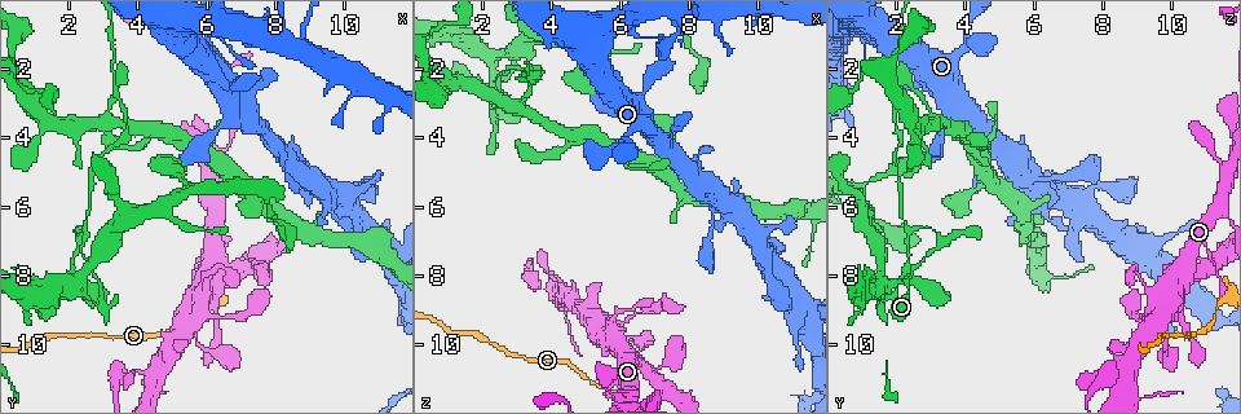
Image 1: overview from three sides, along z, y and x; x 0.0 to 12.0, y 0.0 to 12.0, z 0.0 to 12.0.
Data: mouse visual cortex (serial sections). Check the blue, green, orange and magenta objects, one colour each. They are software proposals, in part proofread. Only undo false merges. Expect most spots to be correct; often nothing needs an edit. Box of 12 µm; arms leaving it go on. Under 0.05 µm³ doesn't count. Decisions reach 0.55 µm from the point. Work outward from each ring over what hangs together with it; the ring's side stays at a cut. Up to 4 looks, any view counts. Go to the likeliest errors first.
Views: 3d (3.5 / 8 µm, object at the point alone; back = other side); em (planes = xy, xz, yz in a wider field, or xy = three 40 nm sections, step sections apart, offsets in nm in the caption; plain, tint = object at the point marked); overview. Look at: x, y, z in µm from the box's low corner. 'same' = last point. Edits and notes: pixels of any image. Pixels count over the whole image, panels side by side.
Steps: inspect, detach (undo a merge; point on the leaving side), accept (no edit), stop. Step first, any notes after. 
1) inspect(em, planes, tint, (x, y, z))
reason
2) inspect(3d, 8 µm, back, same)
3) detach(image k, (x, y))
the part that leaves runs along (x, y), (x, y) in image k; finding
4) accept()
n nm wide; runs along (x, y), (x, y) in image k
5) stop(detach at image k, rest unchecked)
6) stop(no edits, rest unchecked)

inspect(3d, 8 µm, (2.3, 7.0, 3.3))
a fork

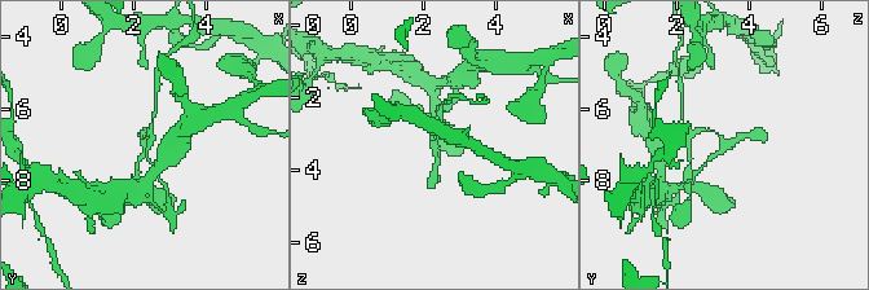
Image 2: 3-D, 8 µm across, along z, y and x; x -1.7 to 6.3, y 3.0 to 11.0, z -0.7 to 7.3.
inspect(em, xy, step 1, tint, (2.3, 7.1, 3.3))

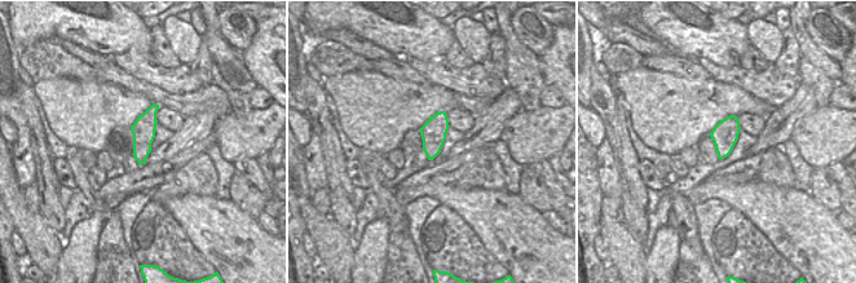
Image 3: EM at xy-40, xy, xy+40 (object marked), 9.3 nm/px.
accept()
all the same cell

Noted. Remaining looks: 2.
inspect(3d, 3.5 µm, (2.9, 8.9, 1.6))
sharp bend

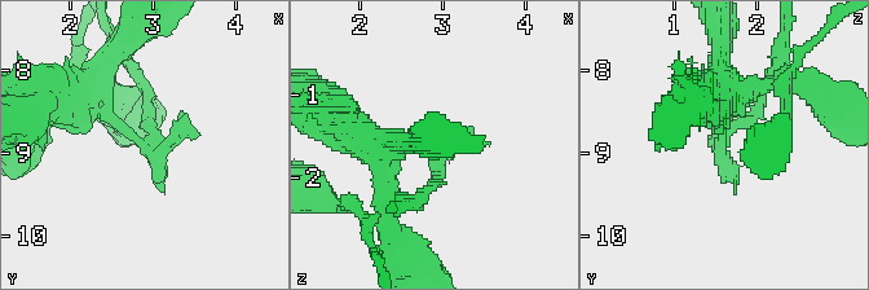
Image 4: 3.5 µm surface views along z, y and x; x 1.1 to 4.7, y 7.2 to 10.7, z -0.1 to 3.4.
inspect(em, xy, step 3, tint, (2.85, 8.85, 1.60))
need the tissue

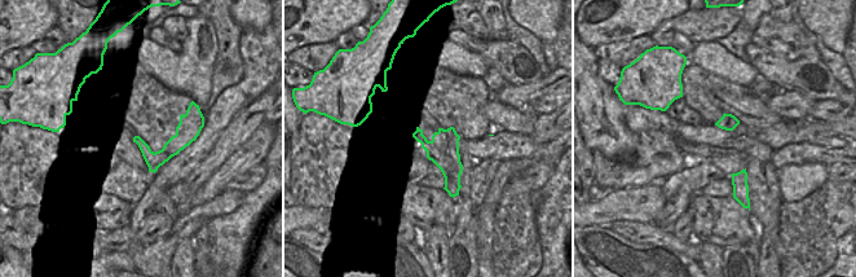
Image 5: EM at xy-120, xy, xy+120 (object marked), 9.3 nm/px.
detach(image 4, (113, 105))
two cells meet here

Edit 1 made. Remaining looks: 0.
stop(detach at image 4, rest unchecked)

